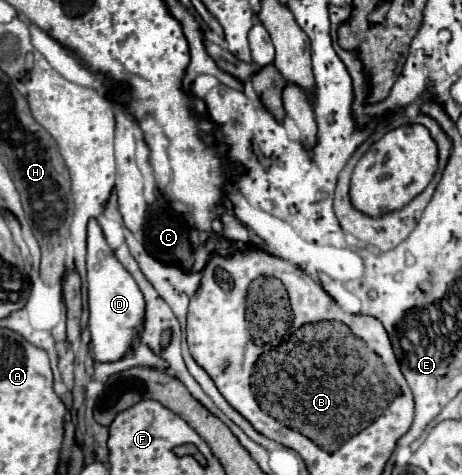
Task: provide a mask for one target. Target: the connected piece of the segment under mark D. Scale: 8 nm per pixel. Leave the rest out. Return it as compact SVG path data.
M91 218L87 224L87 282L89 282L89 330L91 350L95 360L113 362L125 356L133 342L133 332L143 324L143 294L139 292L131 274L115 260L101 224Z

